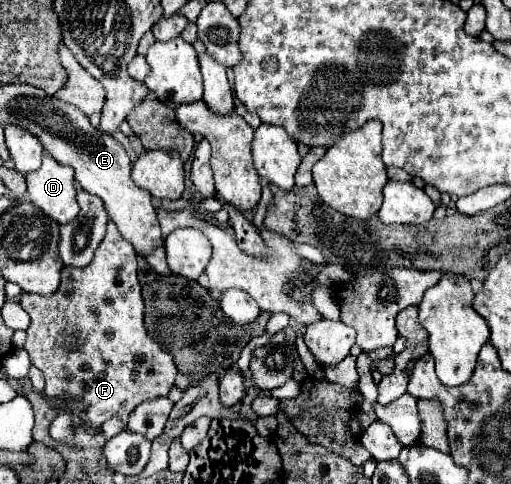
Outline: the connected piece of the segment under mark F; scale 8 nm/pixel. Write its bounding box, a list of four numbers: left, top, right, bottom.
[20,222,176,428]

